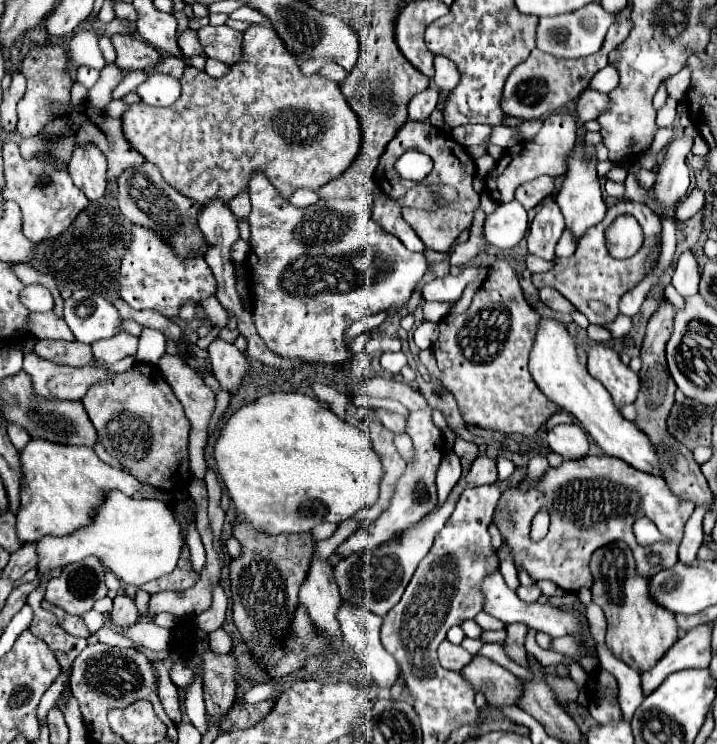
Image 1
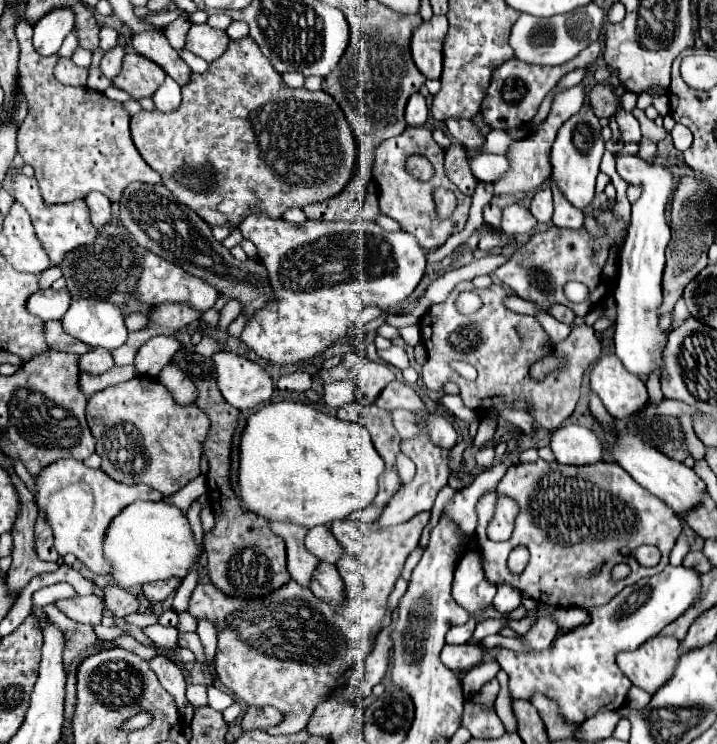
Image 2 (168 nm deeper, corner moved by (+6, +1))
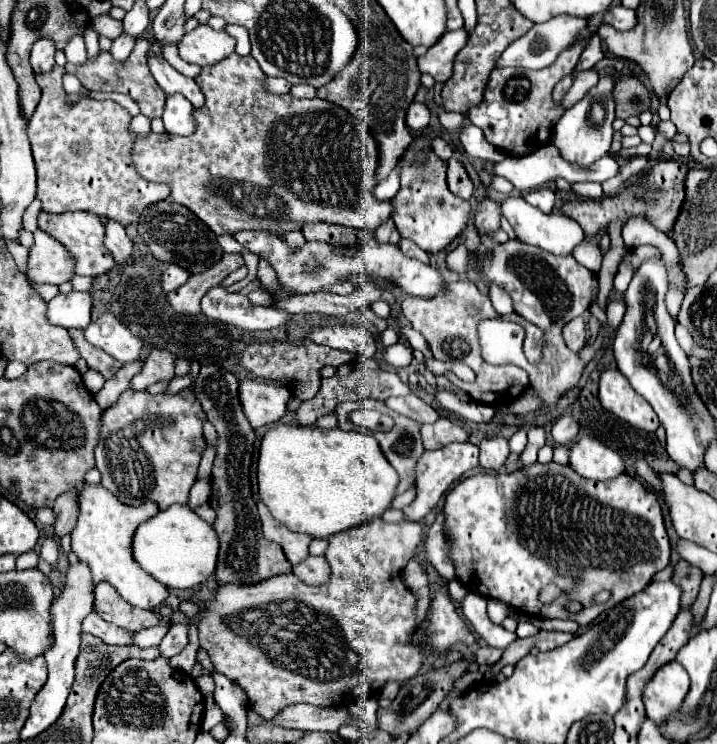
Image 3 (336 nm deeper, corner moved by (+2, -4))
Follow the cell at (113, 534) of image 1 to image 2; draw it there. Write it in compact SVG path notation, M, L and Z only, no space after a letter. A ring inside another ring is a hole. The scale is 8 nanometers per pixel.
M135 501L117 519L105 535L105 557L113 563L113 579L121 587L145 585L163 579L183 579L197 563L201 549L193 537L185 513L165 501Z

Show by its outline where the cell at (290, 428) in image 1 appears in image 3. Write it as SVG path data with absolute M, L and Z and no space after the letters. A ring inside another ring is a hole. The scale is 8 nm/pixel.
M279 422L261 440L257 460L261 502L265 502L277 522L293 532L327 538L365 524L389 508L397 482L399 476L383 456L377 440L359 430L303 428Z

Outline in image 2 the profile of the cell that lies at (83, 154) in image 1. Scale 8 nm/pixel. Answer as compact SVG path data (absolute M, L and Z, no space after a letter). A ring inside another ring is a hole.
M89 193L85 203L91 211L91 223L97 227L97 231L101 231L101 227L105 227L111 219L111 201L101 193Z

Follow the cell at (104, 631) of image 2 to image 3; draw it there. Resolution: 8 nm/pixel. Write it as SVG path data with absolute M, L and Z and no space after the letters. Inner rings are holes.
M157 624L153 628L145 628L145 630L139 630L139 632L133 632L133 644L135 646L159 646L163 636L167 634L167 626L165 624Z

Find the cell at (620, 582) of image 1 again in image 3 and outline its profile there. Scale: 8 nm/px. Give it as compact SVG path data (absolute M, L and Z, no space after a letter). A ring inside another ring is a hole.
M671 660L665 664L665 668L659 668L643 688L643 704L647 716L657 726L661 726L667 716L681 706L687 690L689 674L681 668L681 664L677 664L677 660Z

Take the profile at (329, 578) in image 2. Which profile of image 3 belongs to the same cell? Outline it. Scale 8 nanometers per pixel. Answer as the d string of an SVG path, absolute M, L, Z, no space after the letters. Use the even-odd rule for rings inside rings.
M309 556L293 568L295 576L309 586L321 586L329 582L329 562L323 556Z

